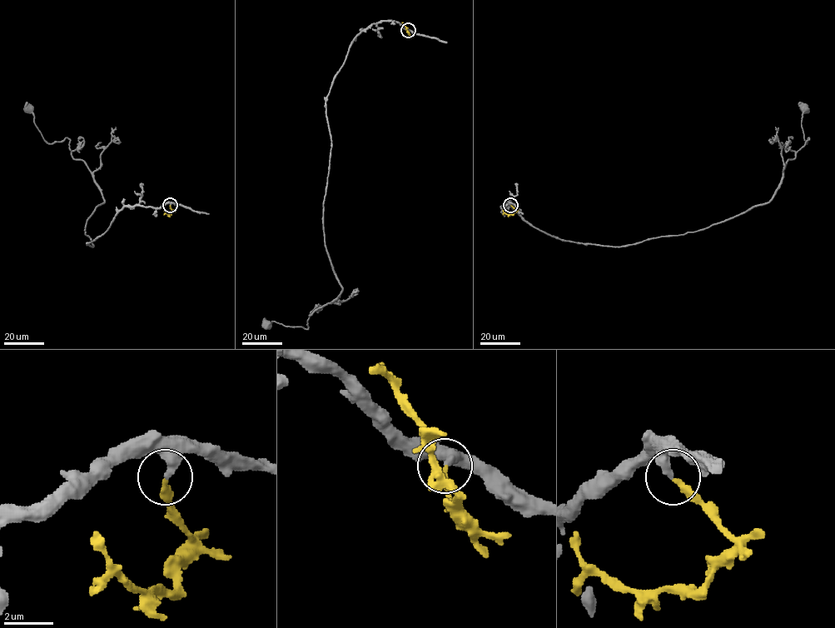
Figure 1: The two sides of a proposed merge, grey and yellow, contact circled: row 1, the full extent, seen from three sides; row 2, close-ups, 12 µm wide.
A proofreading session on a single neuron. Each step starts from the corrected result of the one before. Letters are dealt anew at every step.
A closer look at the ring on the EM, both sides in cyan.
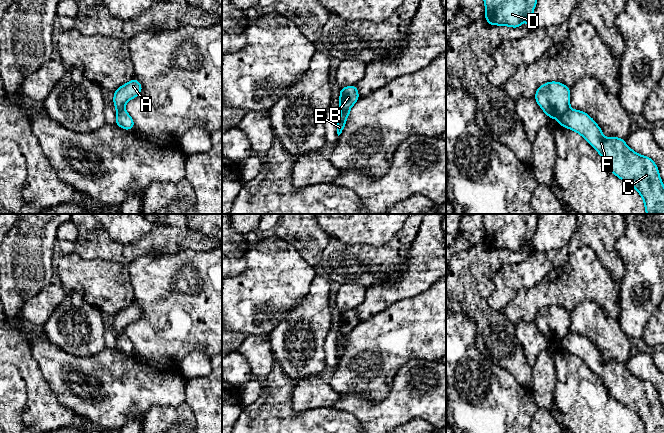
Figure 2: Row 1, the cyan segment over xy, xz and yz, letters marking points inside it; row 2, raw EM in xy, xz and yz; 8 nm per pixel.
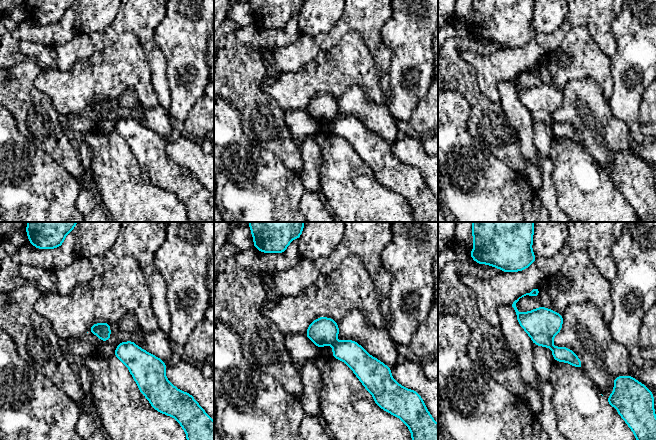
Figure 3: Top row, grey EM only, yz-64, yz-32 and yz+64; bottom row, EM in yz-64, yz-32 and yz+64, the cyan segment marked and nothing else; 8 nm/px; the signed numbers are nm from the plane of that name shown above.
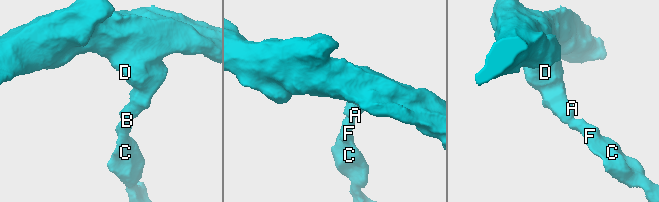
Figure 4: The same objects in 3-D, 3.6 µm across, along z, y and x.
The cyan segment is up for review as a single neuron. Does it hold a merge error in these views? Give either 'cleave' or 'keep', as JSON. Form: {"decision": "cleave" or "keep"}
{"decision": "cleave"}

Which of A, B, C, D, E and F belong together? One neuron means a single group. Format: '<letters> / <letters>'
A B D / C E F

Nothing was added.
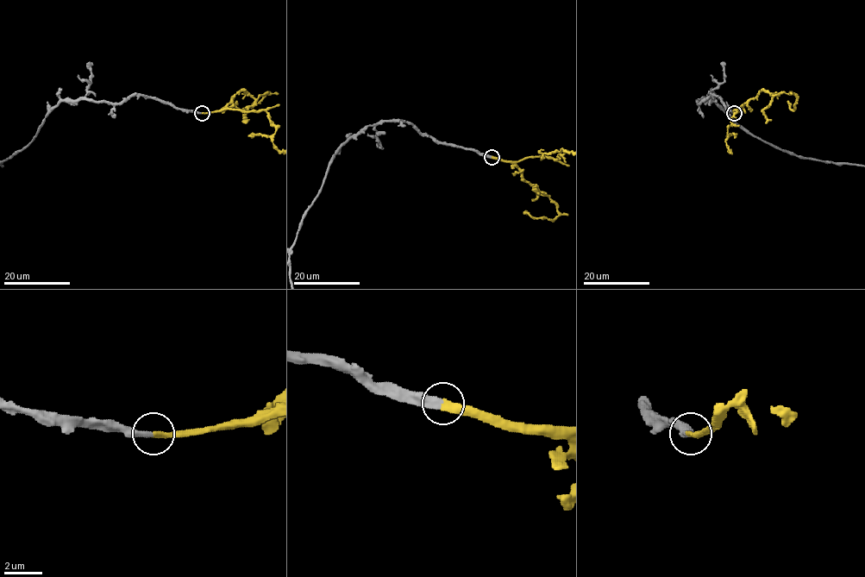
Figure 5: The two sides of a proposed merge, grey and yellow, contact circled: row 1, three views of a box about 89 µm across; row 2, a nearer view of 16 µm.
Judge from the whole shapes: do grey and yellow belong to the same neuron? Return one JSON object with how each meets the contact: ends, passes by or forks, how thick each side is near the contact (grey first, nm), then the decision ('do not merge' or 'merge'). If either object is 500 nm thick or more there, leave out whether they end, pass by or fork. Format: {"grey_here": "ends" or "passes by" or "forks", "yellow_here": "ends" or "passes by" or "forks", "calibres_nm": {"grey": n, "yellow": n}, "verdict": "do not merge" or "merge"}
{"grey_here": "ends", "yellow_here": "ends", "calibres_nm": {"grey": 360, "yellow": 360}, "verdict": "merge"}

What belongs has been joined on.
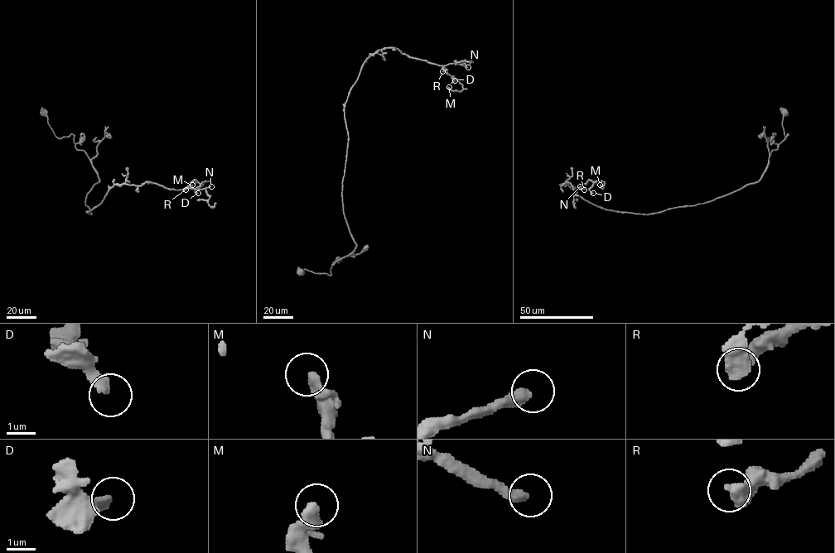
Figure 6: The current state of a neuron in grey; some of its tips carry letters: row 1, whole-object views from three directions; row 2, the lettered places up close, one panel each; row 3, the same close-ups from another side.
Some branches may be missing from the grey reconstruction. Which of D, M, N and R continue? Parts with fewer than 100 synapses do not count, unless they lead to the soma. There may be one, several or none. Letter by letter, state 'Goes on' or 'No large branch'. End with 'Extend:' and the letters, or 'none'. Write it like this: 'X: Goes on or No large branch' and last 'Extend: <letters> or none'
D: No large branch
M: No large branch
N: Goes on
R: No large branch
Extend: N

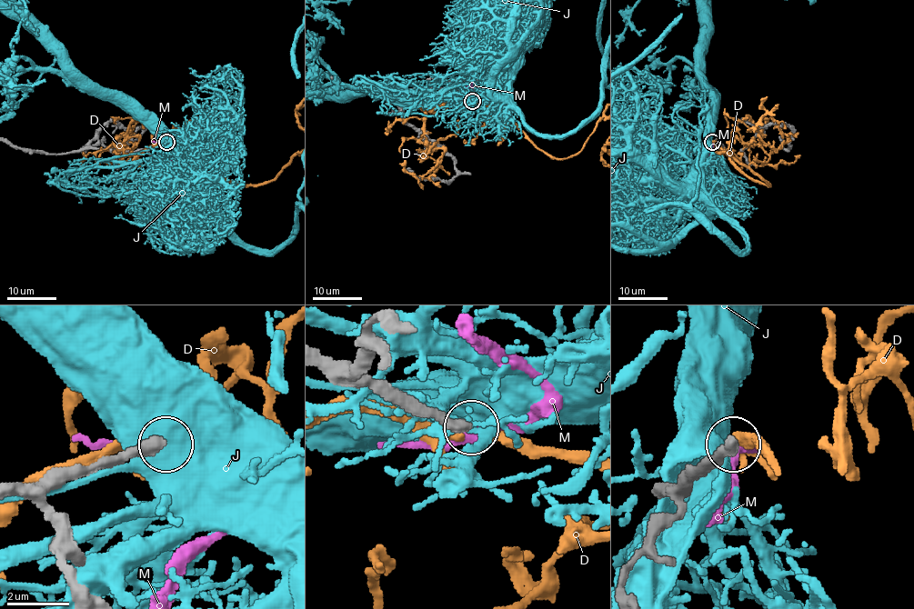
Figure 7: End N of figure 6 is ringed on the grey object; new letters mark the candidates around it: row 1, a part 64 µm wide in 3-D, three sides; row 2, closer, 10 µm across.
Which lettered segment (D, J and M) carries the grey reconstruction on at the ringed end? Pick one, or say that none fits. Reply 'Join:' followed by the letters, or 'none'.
Join: none

